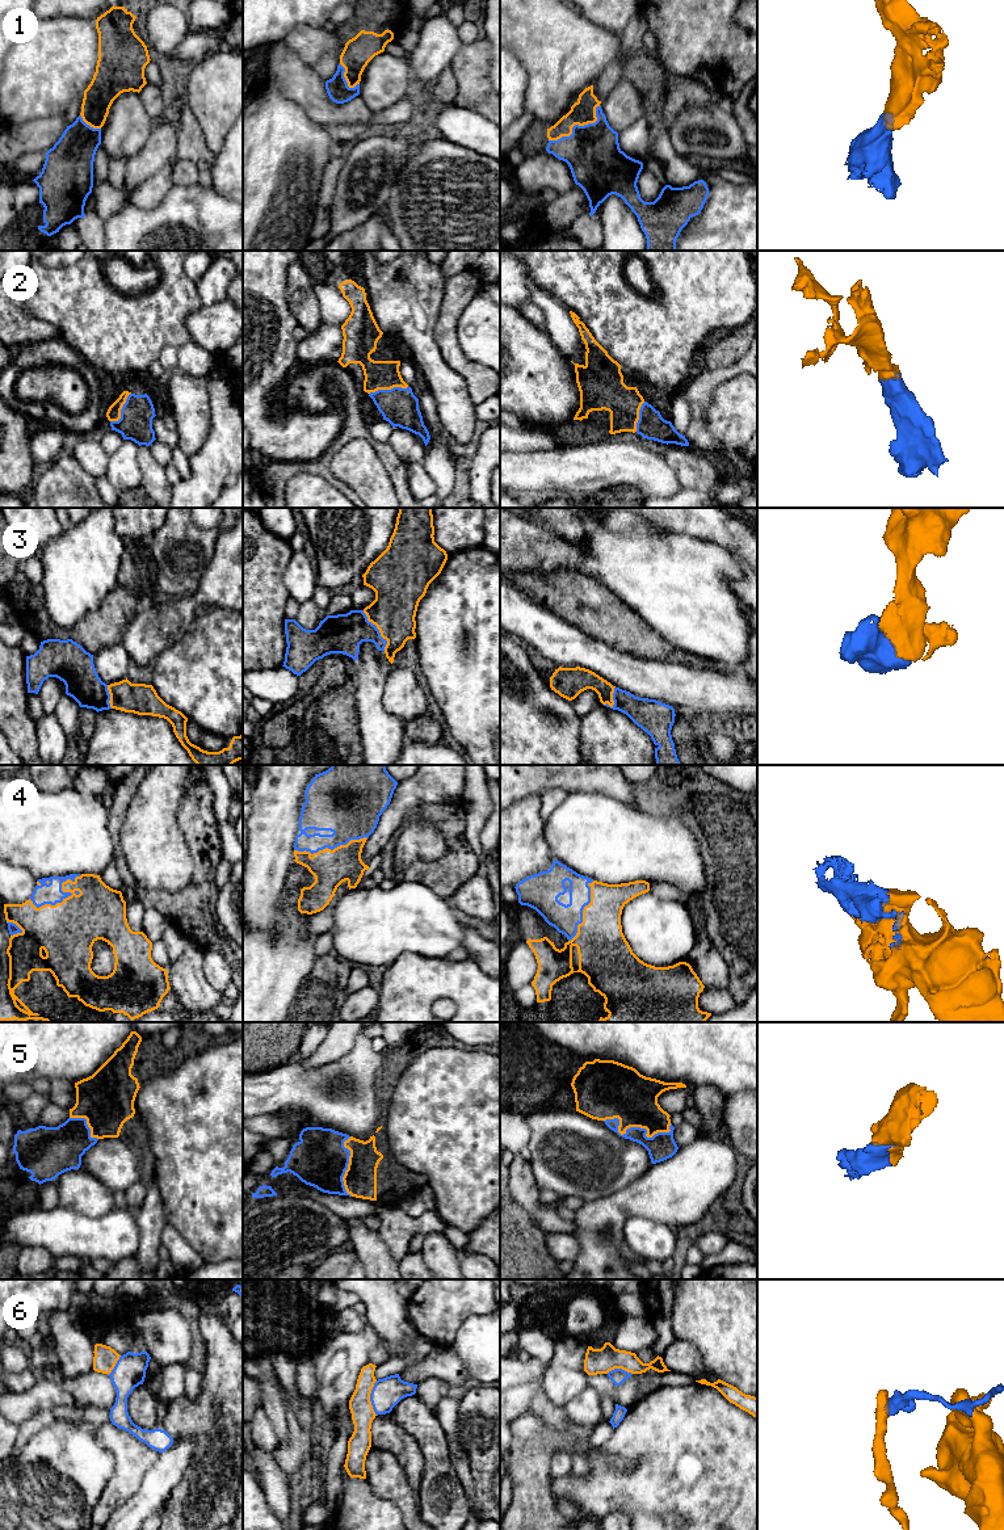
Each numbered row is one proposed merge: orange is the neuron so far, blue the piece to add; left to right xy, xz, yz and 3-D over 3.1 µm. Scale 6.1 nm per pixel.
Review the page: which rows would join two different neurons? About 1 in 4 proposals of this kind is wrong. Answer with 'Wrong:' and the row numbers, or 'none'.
Wrong: 6

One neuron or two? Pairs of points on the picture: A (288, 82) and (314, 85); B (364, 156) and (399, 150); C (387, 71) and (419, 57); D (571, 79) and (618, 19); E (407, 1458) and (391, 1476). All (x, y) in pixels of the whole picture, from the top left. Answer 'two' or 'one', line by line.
A: one
B: one
C: two
D: two
E: two

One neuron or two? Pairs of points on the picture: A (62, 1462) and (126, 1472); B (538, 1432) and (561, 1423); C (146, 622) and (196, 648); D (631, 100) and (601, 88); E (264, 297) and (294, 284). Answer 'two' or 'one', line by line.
A: two
B: two
C: two
D: two
E: two

